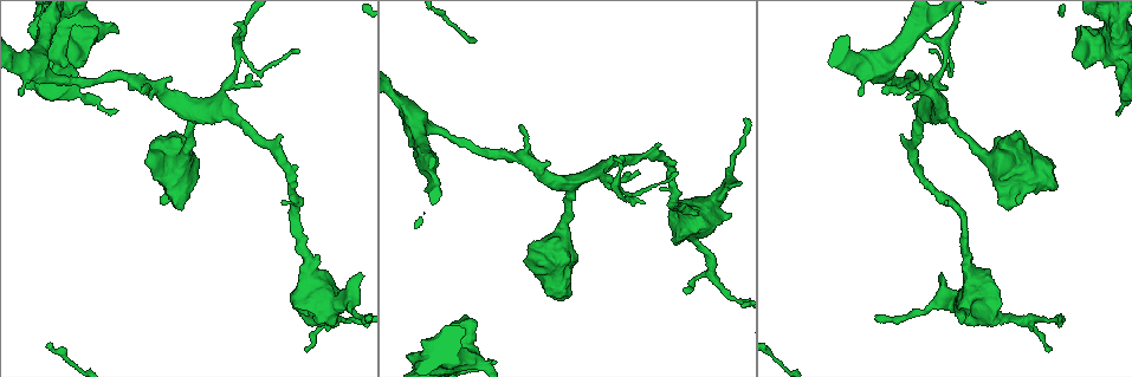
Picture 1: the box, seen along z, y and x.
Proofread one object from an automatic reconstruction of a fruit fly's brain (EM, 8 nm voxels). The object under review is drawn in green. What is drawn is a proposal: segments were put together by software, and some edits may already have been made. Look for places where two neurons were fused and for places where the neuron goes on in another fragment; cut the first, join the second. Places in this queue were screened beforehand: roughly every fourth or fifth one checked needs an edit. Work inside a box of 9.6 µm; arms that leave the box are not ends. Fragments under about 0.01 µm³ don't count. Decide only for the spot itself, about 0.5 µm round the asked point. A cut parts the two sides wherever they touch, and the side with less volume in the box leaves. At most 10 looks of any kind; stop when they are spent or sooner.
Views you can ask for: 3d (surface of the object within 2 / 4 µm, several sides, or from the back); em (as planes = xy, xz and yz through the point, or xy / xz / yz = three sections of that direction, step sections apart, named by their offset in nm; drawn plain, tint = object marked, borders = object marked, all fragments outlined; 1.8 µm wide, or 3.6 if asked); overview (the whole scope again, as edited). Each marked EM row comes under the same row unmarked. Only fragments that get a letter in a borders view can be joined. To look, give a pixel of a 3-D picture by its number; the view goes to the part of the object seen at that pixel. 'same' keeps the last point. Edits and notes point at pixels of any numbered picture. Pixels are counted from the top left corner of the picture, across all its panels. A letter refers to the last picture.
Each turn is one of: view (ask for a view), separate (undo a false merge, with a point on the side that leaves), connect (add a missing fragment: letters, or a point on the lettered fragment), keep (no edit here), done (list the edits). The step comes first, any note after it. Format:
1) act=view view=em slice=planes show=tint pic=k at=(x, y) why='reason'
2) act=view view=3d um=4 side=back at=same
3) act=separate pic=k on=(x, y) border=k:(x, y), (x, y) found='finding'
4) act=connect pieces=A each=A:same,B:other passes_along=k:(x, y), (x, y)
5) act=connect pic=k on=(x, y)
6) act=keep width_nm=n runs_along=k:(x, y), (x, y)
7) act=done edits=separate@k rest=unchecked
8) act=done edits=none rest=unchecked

act=view view=3d um=4 pic=1 at=(913, 87)

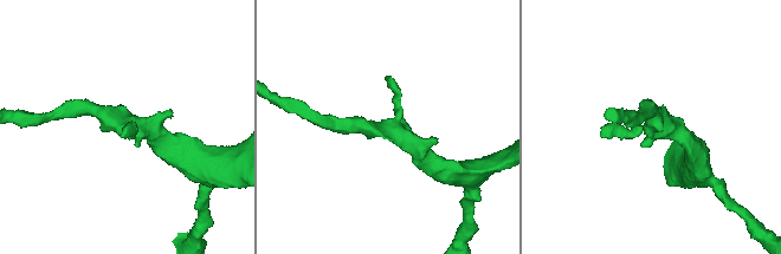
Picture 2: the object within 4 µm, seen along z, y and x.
act=view view=em slice=planes show=borders pic=2 at=(392, 126)

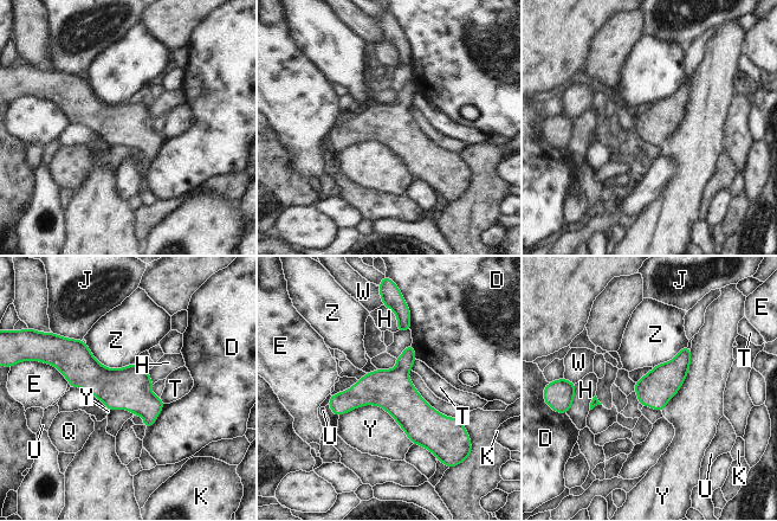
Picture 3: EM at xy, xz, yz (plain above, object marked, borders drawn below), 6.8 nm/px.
act=keep each=D:other,E:other,H:other,J:other,K:other,Q:other,T:other,U:other,W:other,Y:other,Z:other border=3:(340, 415), (379, 405), (413, 443) found='all the same neuron'

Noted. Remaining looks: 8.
act=view view=em slice=xy step=16 show=tint pic=1 at=(614, 189) why='branch point'

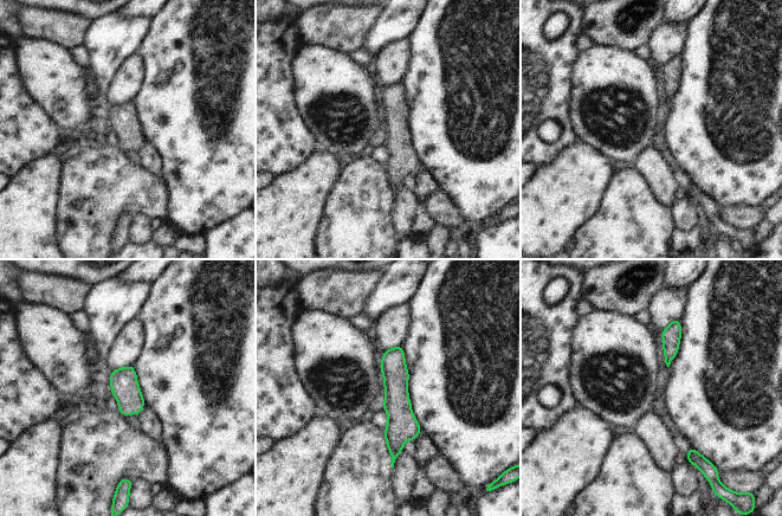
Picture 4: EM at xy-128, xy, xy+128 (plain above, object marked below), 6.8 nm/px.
act=view view=em slice=planes show=tint at=same

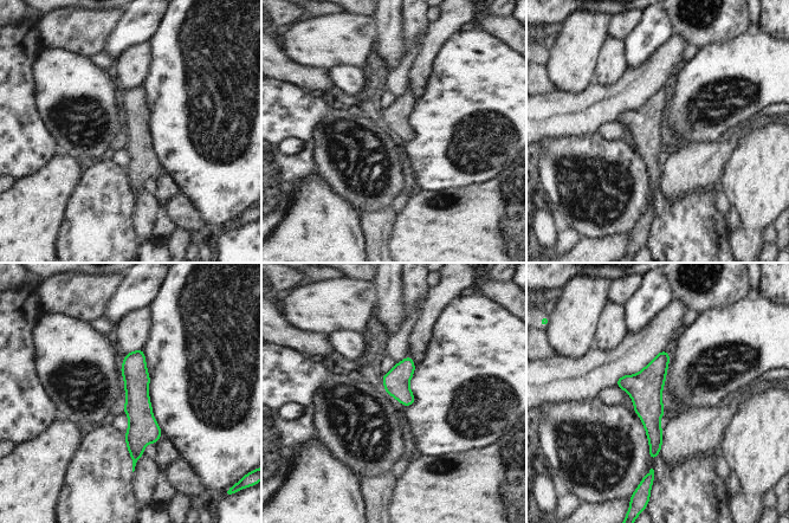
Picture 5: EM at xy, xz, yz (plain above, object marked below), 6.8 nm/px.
act=view view=em slice=planes show=borders at=same

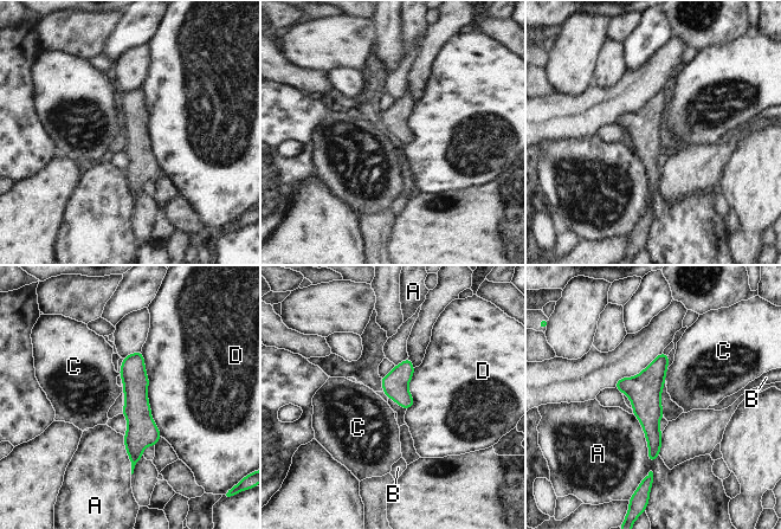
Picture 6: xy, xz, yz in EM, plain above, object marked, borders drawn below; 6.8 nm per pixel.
act=keep each=A:other,B:other,C:other,D:other runs_along=6:(139, 355), (134, 460) found='one neuron here'

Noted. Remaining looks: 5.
act=view view=em slice=xz step=16 show=tint pic=1 at=(1007, 208) why='thick end'

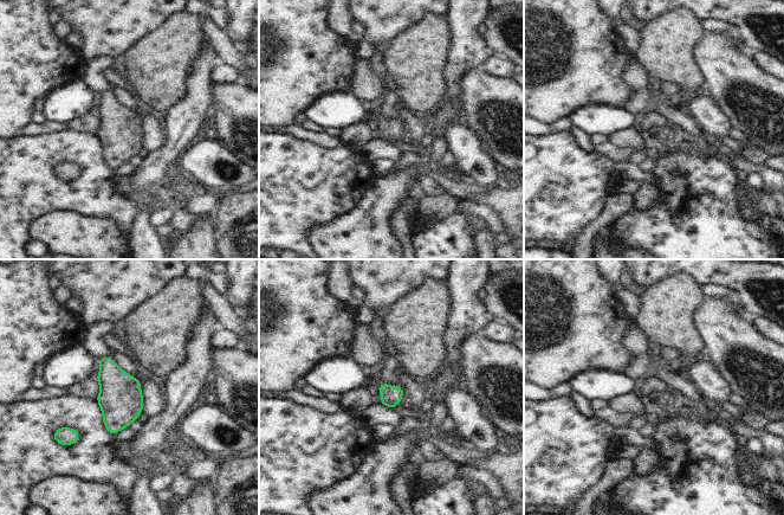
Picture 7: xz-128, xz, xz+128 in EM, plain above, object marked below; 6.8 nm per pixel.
act=view view=em slice=xz step=16 show=borders at=same

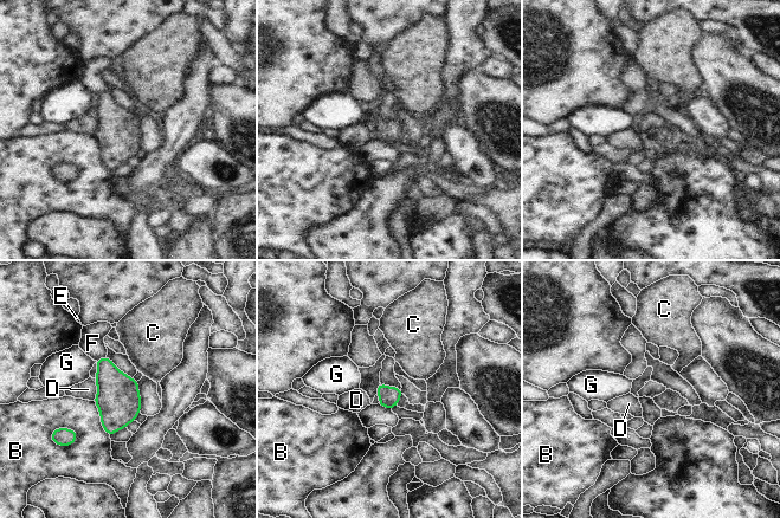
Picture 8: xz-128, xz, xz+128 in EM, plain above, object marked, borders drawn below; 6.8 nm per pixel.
act=keep each=B:other,C:other,D:other,E:other,F:other,G:other border=8:(95, 379), (97, 394), (94, 401) found='none of them fits'

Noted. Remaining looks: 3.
act=view view=3d um=2 pic=1 at=(472, 318)

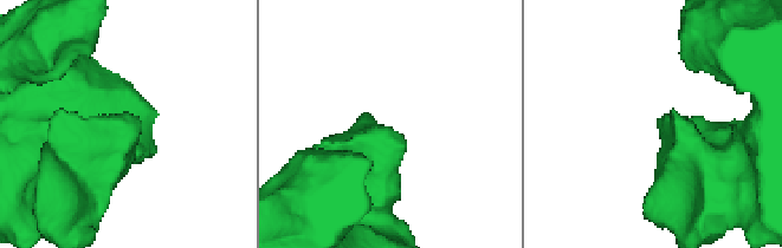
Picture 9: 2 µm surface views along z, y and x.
act=view view=em um=3.6 slice=planes show=borders pic=9 at=(390, 127) why='shape alone is not enough'

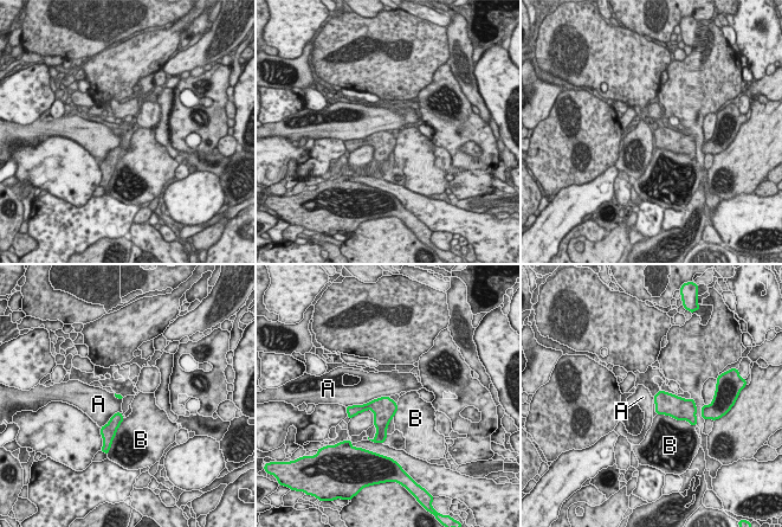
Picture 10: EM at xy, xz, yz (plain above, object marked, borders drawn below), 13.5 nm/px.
act=keep each=A:other,B:other border=10:(388, 396), (348, 406) found='no lettered fragment goes on from it'

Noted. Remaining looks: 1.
act=done edits=none rest=unchecked

